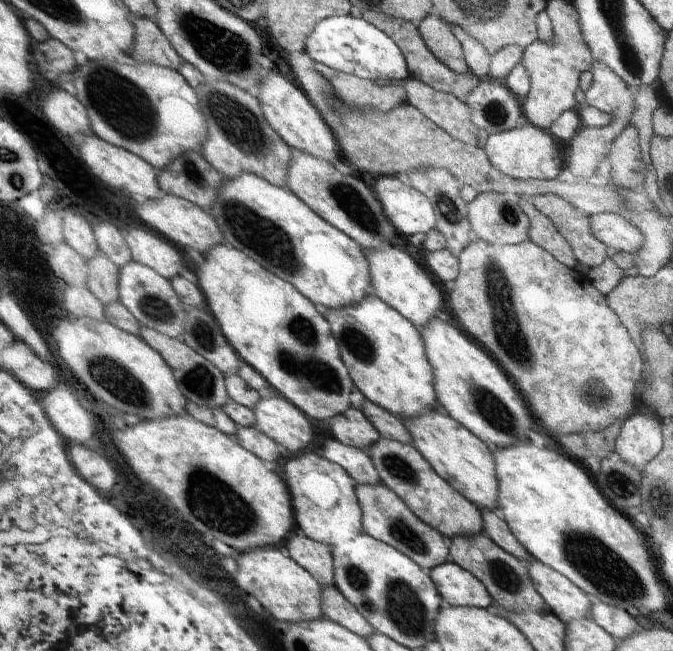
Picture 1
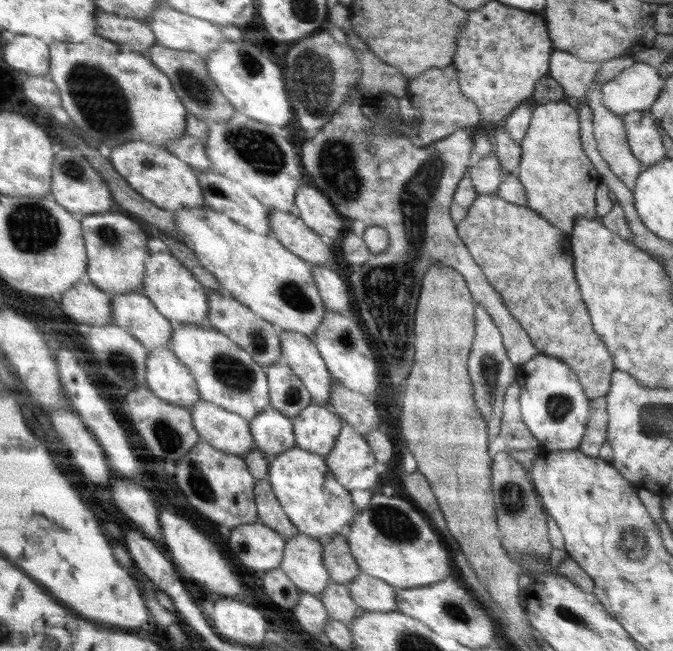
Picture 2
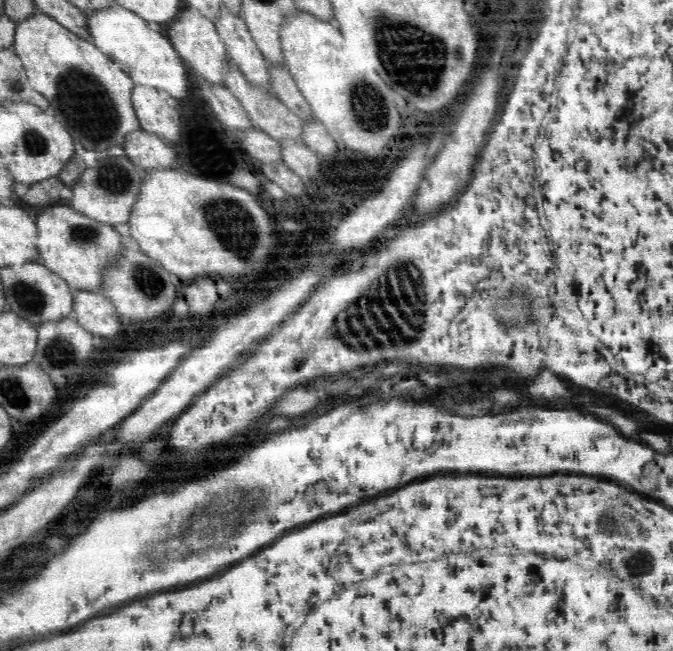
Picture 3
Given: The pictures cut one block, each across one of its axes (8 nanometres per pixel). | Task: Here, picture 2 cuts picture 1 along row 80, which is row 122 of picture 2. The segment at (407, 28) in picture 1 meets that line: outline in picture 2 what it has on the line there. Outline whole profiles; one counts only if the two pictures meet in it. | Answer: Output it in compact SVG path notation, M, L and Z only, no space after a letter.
M453 63L444 68L431 68L426 72L421 72L421 76L408 78L408 80L407 94L417 108L418 119L421 120L417 126L419 138L416 146L428 146L461 128L472 130L479 126L481 116L478 113L478 107L465 94L462 94L457 70Z

